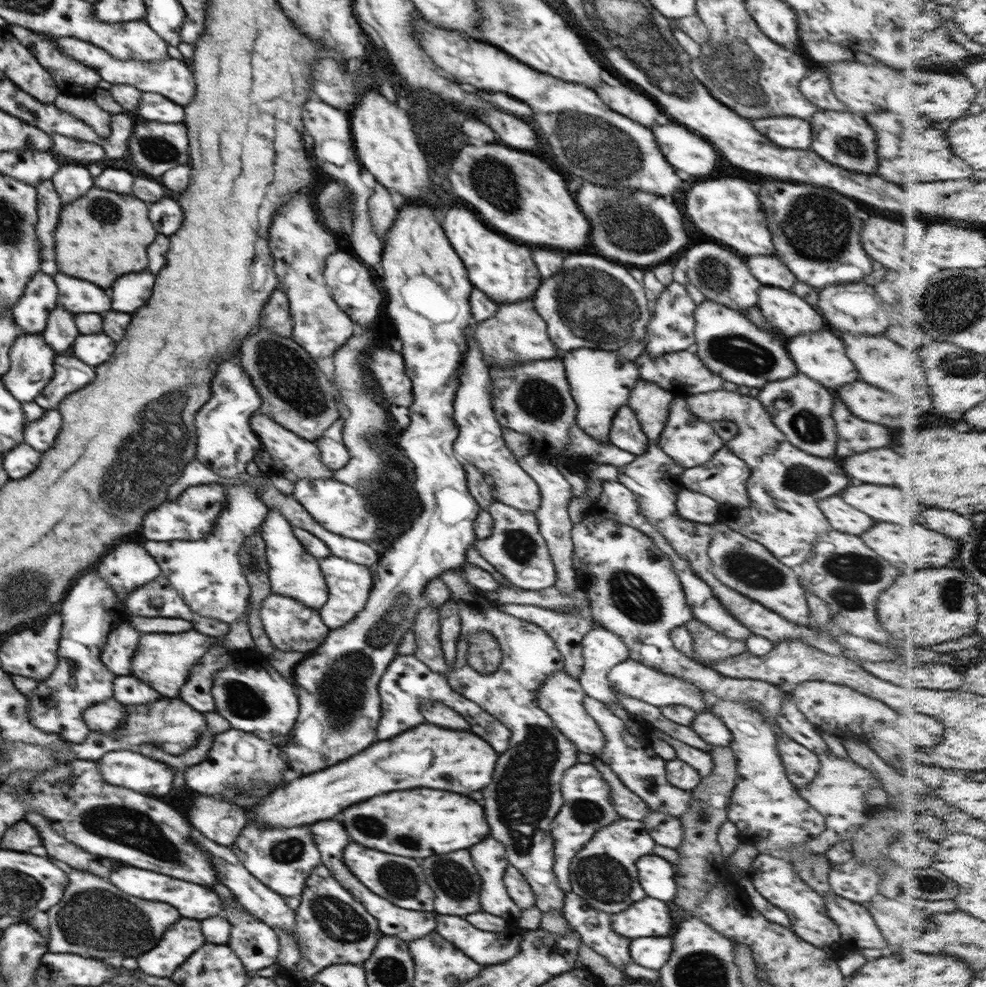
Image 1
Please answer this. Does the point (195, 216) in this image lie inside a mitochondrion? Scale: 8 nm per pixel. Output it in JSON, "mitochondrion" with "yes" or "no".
{"mitochondrion":"no"}

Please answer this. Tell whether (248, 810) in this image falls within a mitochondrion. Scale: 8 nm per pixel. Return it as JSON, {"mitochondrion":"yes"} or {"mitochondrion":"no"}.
{"mitochondrion":"no"}

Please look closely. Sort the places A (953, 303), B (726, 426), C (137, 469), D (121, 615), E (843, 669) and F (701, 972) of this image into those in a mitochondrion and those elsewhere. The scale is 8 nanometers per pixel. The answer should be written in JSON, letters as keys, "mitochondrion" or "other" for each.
{"A":"mitochondrion","B":"other","C":"mitochondrion","D":"other","E":"other","F":"mitochondrion"}

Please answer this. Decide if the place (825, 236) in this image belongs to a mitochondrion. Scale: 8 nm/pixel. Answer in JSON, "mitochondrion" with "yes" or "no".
{"mitochondrion":"yes"}

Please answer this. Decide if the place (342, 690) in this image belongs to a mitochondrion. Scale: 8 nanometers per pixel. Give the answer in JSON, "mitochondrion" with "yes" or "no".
{"mitochondrion":"yes"}

